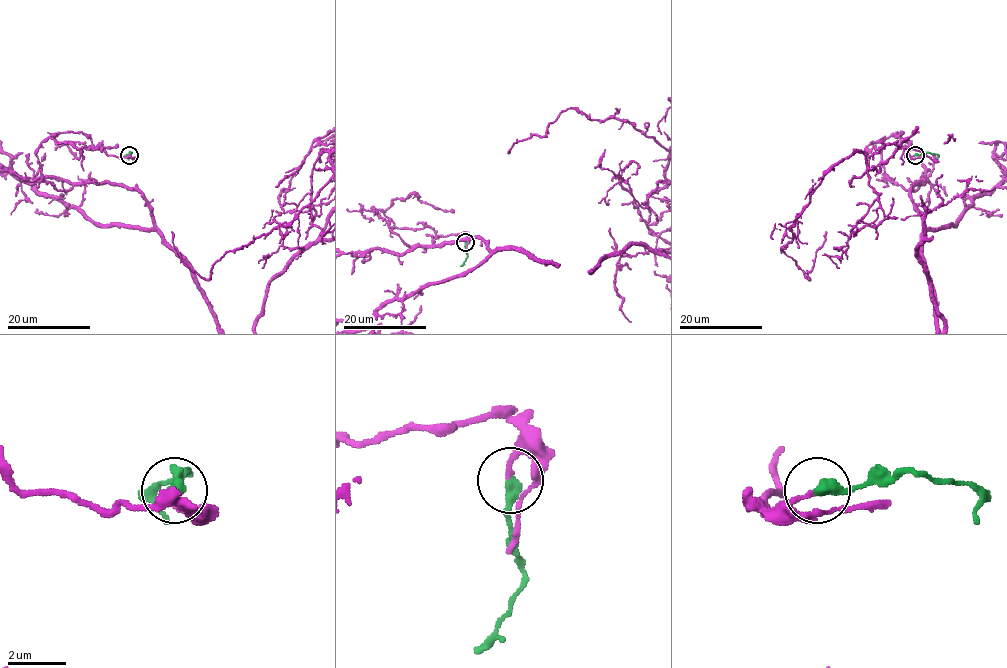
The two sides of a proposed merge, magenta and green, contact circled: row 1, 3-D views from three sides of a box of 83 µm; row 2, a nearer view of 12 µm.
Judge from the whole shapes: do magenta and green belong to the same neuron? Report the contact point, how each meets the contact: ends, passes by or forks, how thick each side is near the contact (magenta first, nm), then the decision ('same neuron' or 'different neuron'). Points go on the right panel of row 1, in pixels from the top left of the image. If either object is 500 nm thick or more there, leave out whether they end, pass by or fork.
(915, 155) | magenta ends | green ends | 170/400 nm | same neuron

